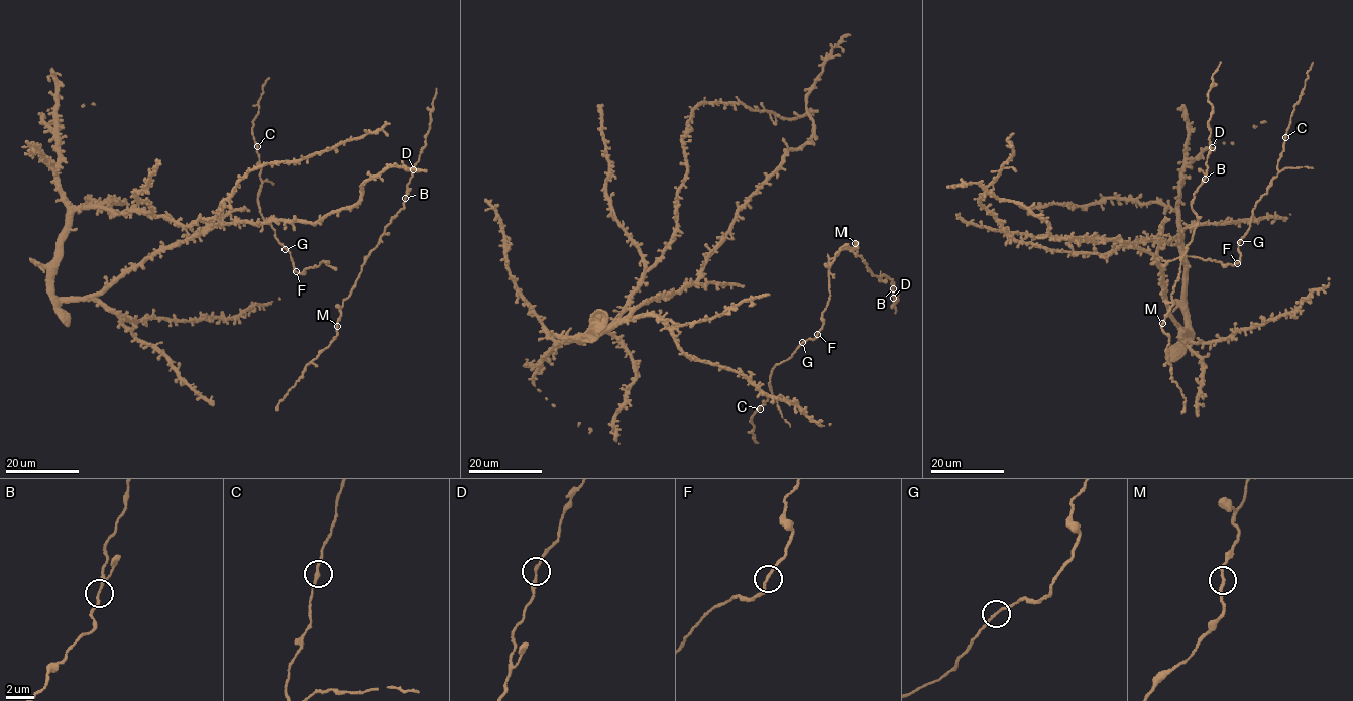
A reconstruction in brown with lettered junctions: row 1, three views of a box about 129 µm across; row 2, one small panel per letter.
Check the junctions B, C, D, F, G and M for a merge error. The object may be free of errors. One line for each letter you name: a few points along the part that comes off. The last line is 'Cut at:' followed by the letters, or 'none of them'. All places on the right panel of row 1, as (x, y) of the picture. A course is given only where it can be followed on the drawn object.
F: course (1237, 263), (1184, 256), (1163, 265)
Cut at: F

